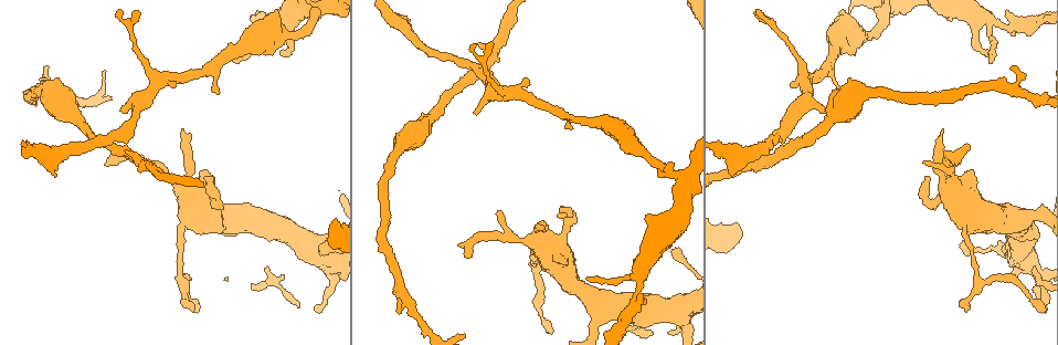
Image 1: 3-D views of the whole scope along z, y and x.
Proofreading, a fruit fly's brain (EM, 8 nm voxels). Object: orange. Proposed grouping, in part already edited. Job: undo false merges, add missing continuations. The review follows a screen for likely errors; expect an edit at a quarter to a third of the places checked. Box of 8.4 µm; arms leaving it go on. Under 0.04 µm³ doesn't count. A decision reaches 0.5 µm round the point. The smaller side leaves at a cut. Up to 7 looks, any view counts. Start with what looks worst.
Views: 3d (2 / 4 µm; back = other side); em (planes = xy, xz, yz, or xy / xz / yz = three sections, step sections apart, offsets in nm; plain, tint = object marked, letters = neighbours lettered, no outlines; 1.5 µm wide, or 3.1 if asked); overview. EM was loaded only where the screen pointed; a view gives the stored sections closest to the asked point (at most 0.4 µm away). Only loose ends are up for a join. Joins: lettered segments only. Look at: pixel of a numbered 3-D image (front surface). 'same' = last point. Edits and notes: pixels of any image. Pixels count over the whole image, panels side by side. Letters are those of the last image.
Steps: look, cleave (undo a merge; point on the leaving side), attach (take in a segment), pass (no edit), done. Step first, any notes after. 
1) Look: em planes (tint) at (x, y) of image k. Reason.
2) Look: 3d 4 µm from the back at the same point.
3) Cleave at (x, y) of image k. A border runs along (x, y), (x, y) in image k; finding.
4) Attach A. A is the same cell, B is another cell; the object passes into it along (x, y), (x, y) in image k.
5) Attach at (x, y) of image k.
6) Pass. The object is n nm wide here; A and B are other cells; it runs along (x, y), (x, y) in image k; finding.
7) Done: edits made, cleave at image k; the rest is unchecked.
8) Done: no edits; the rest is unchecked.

Look: em xy step 8 (letters) at (122, 108) of image 1.

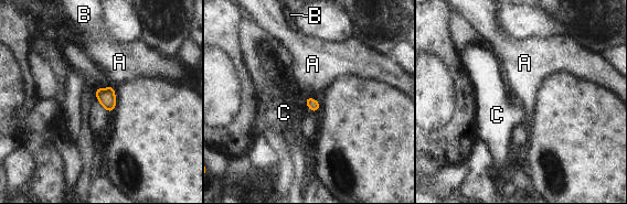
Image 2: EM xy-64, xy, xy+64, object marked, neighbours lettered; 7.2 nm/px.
Attach C. C is the same cell, A and B are other cells; the object passes into it along (312, 104), (307, 104), (284, 113) in image 2; it goes on there.

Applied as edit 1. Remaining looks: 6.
Look: overview. Redraw.

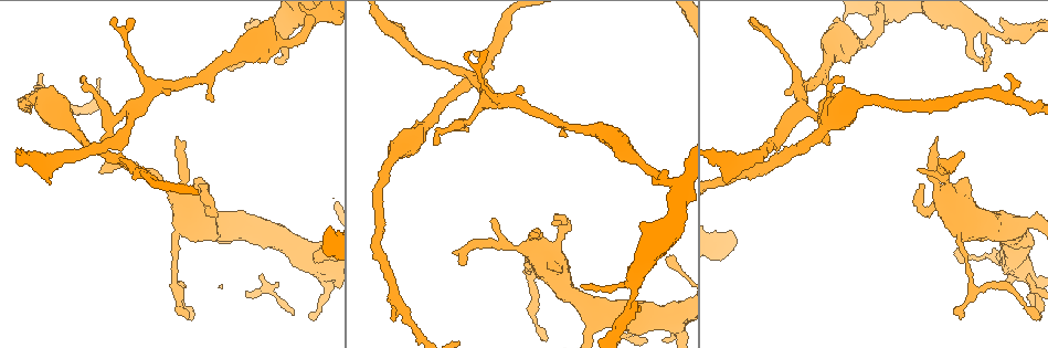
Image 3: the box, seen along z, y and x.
Look: 3d 4 µm at (961, 151) of image 3. Free end.

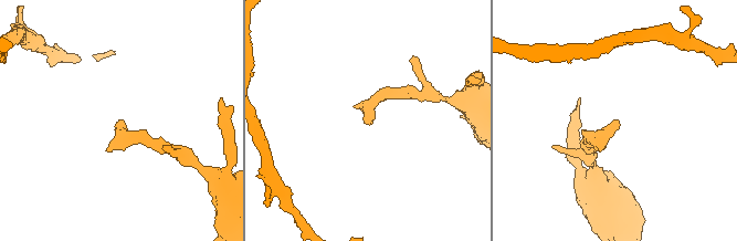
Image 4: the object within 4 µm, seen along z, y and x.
Look: em planes (letters) at (618, 121) of image 4. Shape alone is not enough.

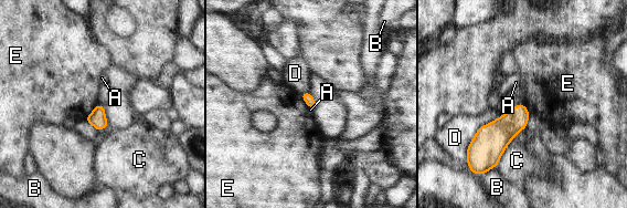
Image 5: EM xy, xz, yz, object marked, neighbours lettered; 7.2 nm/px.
Pass. The longest contact is with D, 400 nm; A, B, C, D and E are other cells; a border runs along (520, 103), (525, 107), (529, 115) in image 5; none of them fits.

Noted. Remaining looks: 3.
Look: em planes (letters) at (174, 284) of image 3.

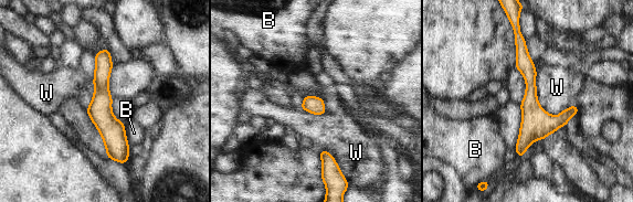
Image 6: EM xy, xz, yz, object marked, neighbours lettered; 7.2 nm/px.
Pass. The object is 130 nm wide here; the longest contact is with W, 380 nm; B and W are other cells; one cell here.

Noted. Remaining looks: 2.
Done: edits made, attach at image 2; the rest is unchecked.

